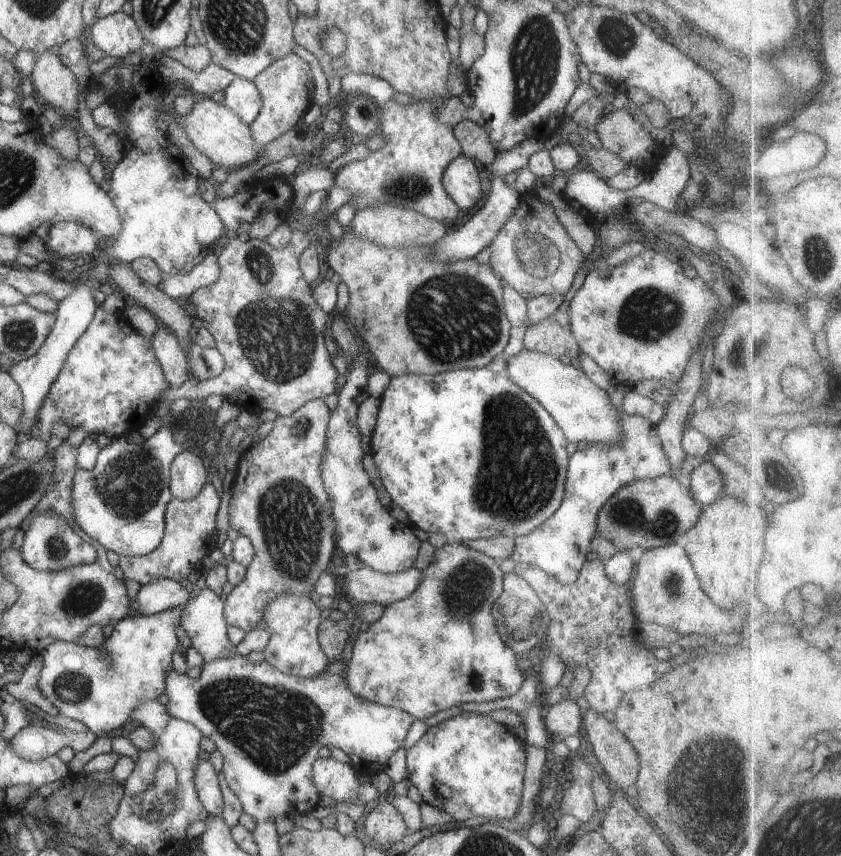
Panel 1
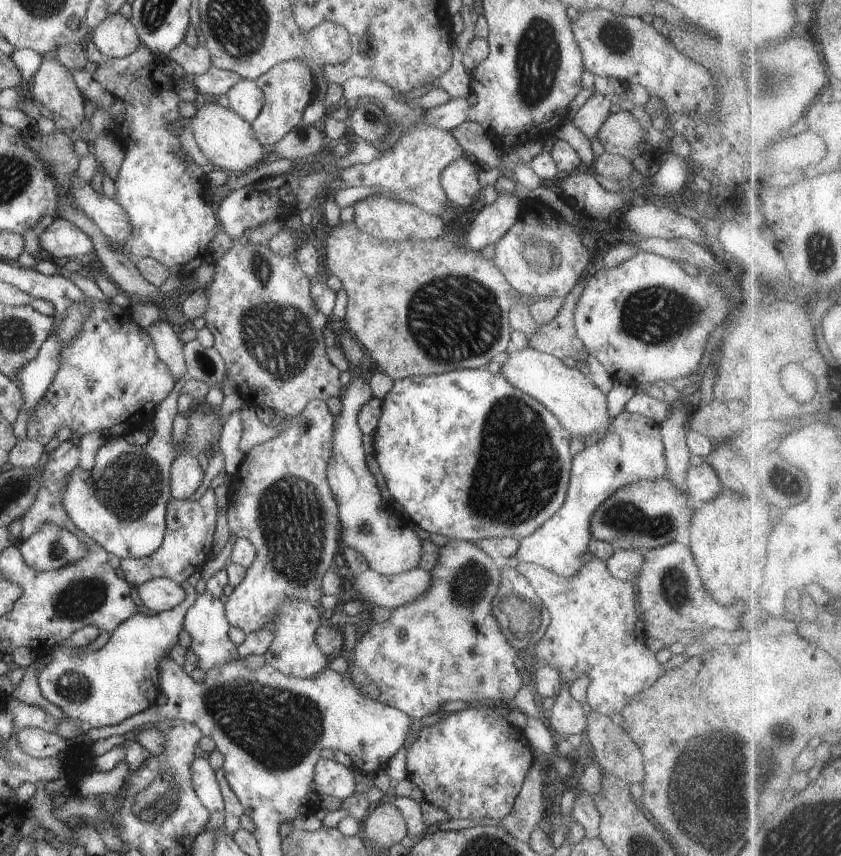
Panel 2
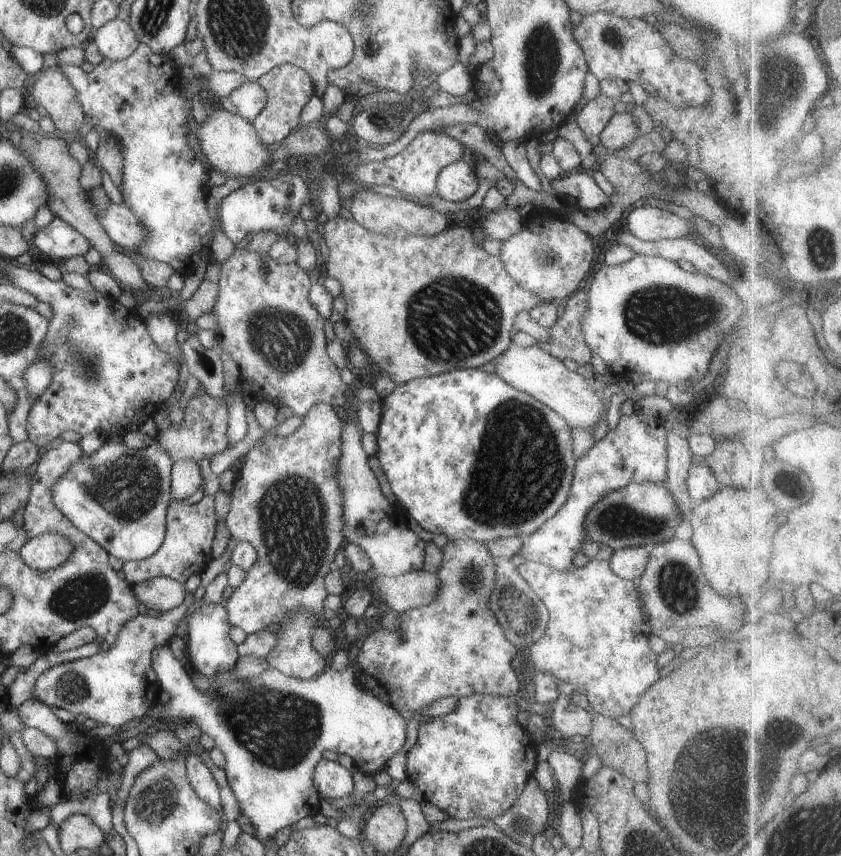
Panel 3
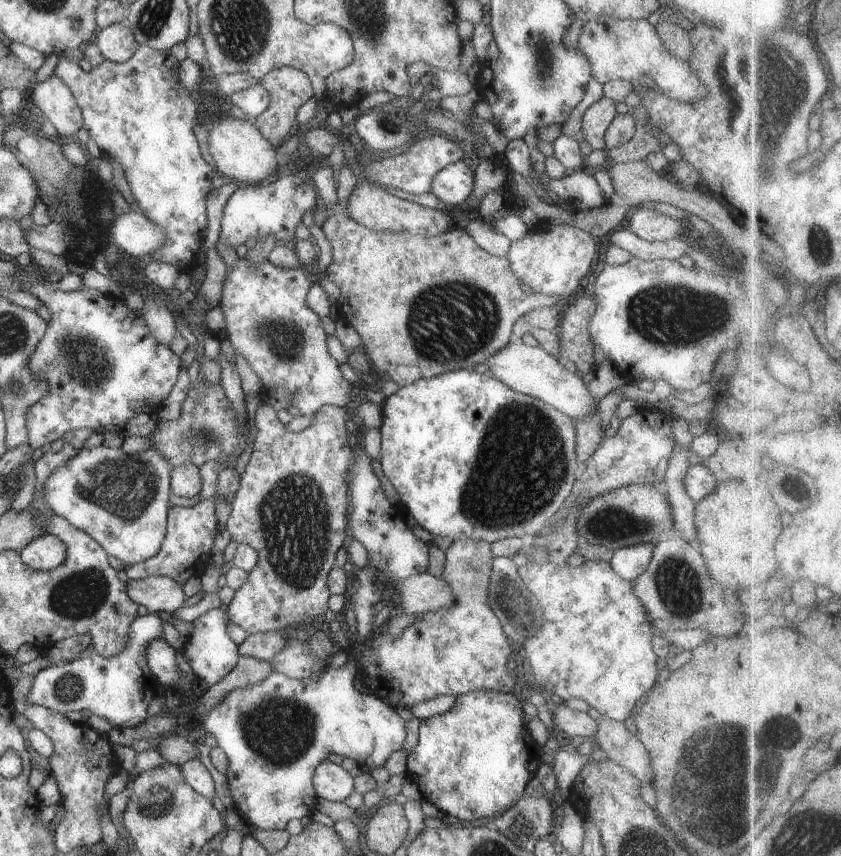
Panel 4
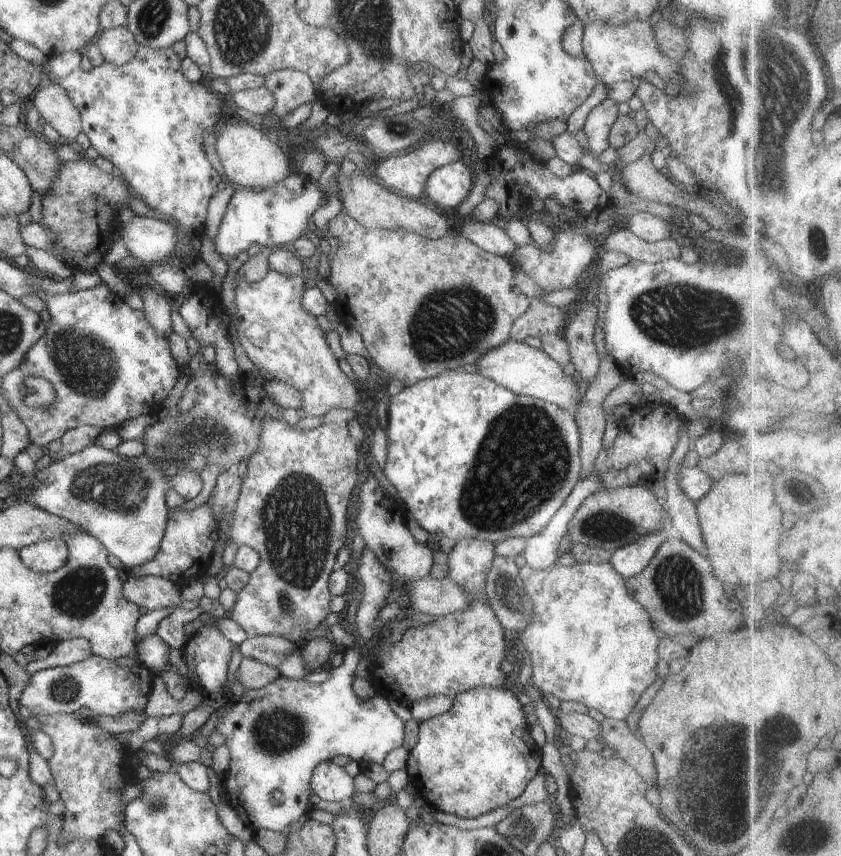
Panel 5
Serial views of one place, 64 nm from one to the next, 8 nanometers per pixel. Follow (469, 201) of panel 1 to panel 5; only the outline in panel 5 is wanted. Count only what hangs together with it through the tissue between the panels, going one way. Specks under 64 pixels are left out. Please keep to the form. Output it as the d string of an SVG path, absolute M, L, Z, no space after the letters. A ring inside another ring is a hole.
M462 160L438 168L425 185L423 198L431 199L438 209L456 208L470 194L474 175Z

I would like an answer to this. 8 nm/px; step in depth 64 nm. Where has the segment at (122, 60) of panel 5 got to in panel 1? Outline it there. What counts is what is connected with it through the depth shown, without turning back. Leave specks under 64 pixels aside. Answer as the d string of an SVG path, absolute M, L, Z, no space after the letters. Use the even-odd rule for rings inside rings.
M123 11L98 19L88 28L86 37L105 55L119 59L141 50L145 43L132 15Z

